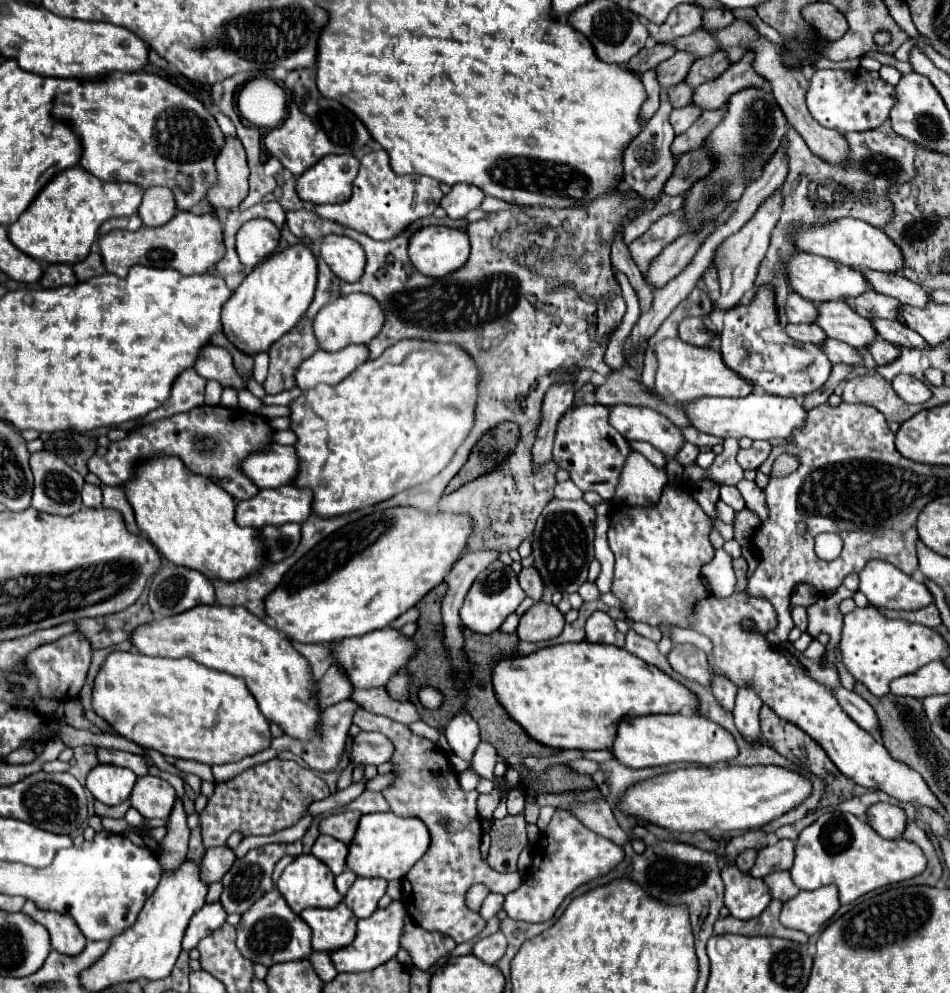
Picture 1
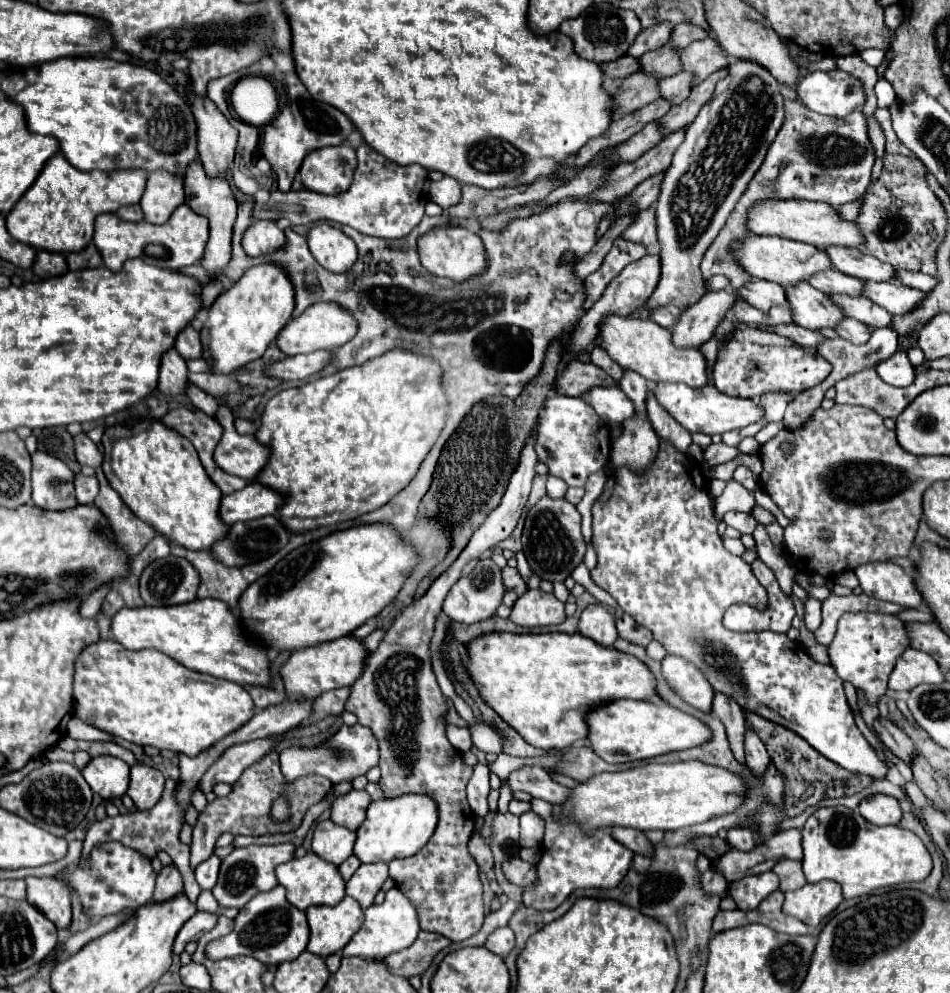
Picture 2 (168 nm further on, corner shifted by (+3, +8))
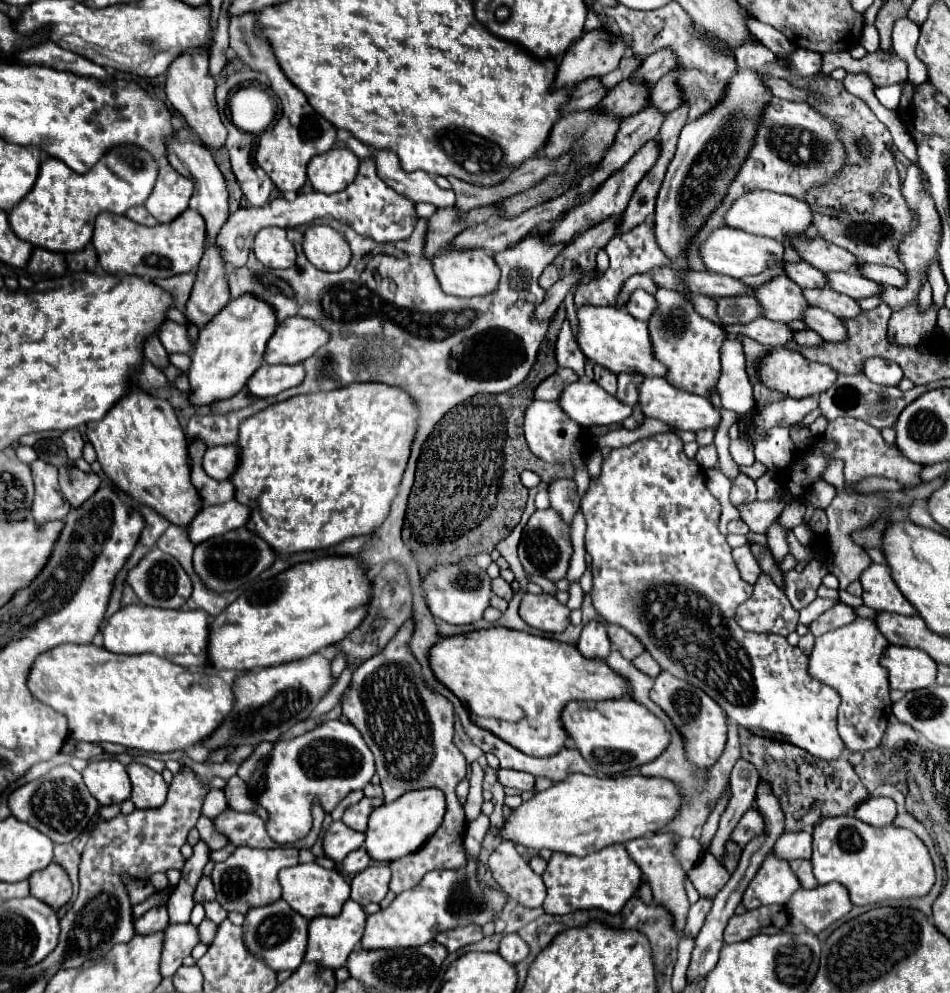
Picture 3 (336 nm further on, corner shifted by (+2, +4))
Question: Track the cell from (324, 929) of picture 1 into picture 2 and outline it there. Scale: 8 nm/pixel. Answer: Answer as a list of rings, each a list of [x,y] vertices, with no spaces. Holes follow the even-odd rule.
[[[348,895],[334,907],[308,907],[306,917],[310,925],[308,951],[318,957],[328,957],[342,951],[342,947],[352,939],[364,921],[362,907]]]

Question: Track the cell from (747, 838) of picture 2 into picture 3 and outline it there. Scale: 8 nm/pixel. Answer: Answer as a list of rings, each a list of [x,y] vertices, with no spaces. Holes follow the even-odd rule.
[[[757,809],[745,811],[745,815],[739,819],[737,827],[733,829],[731,839],[735,843],[739,843],[741,847],[745,847],[751,839],[755,839],[757,835],[761,835],[765,831],[765,823],[763,823],[763,815]]]

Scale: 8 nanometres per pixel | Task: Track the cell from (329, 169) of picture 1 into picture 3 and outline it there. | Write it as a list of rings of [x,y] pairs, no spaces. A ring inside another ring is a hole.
[[[333,147],[331,151],[317,155],[309,161],[307,177],[315,191],[335,193],[353,183],[359,169],[359,159],[345,147]]]

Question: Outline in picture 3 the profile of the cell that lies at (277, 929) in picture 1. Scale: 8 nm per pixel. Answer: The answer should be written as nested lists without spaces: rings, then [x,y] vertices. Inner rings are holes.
[[[279,899],[277,903],[249,909],[243,923],[243,941],[247,951],[259,957],[263,963],[267,963],[273,971],[285,971],[285,969],[295,971],[305,957],[307,925],[309,925],[307,919],[303,919],[283,899]]]

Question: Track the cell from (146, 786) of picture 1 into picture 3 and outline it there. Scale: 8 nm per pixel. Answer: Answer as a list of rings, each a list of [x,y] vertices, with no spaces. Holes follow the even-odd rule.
[[[131,763],[127,767],[127,773],[133,785],[131,801],[135,803],[137,809],[153,809],[165,803],[167,783],[161,777],[161,773],[155,773],[141,763]]]

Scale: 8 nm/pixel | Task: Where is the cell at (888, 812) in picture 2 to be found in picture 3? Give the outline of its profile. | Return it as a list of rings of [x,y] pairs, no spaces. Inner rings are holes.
[[[869,797],[855,811],[857,819],[869,825],[875,825],[875,827],[893,823],[895,815],[897,815],[897,805],[889,797]]]

